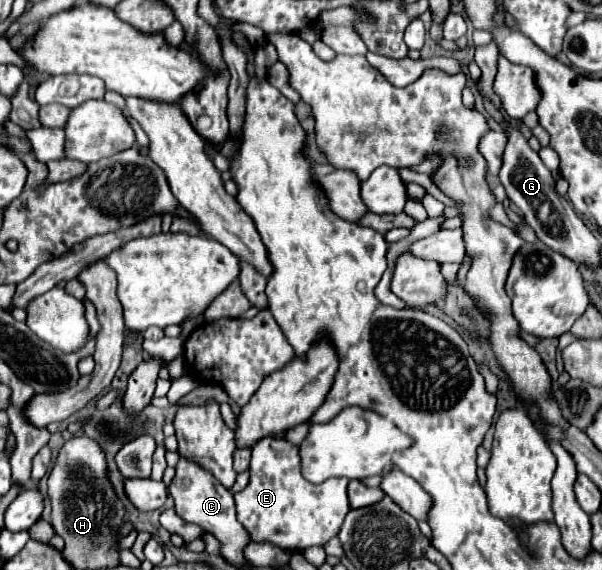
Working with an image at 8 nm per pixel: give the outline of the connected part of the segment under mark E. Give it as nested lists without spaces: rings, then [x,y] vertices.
[[[261,438],[253,446],[249,470],[251,470],[251,480],[245,490],[235,494],[235,506],[237,506],[237,518],[251,532],[253,542],[271,542],[283,550],[299,552],[309,546],[323,546],[325,542],[337,536],[337,530],[341,528],[341,522],[349,512],[349,500],[347,500],[349,480],[347,478],[327,478],[321,484],[307,482],[301,474],[299,446],[283,438]]]

